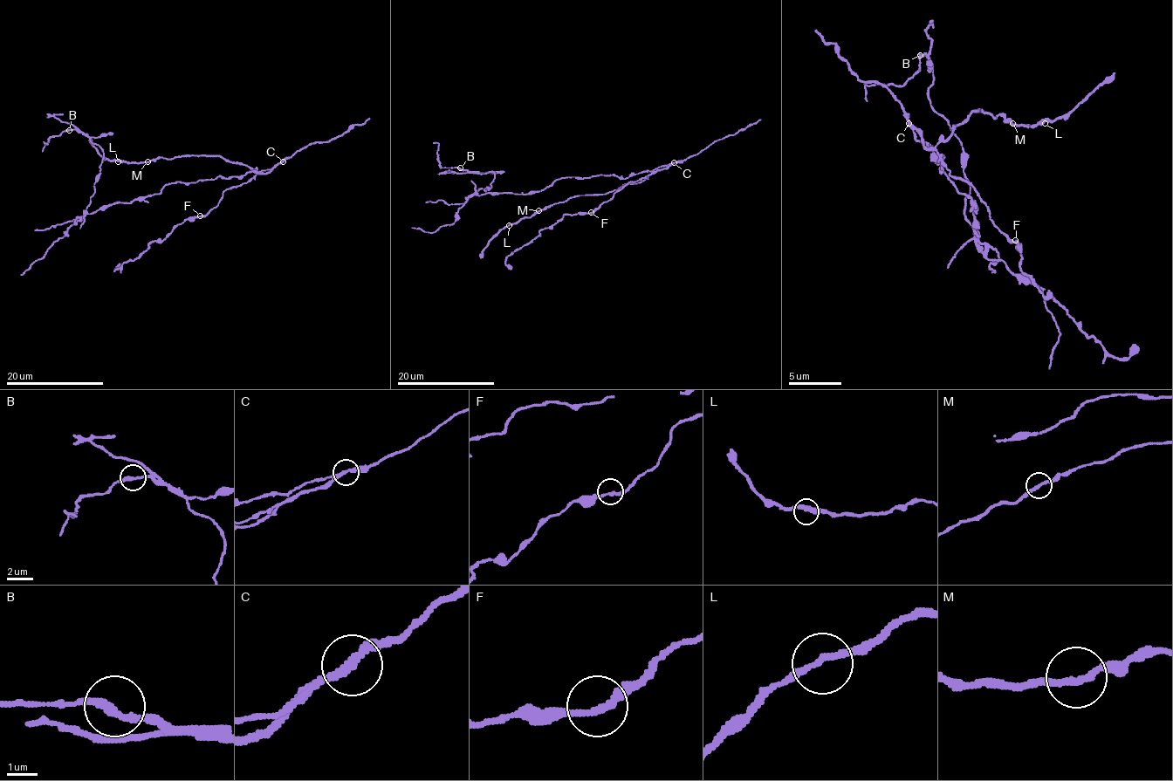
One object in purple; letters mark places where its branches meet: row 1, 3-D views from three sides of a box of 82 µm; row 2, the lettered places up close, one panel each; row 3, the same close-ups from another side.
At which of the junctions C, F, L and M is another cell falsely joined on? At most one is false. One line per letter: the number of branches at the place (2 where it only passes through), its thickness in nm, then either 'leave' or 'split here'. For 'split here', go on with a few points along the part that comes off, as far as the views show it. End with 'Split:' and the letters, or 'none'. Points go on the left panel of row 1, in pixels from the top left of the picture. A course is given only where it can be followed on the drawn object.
C: 2 branches meet; 240 nm thick; split here; foreign part runs (283, 161), (227, 179), (174, 182), (89, 214), (103, 150), (68, 130), (52, 136), (42, 152)
F: 2 branches meet; 240 nm thick; leave
L: 2 branches meet; 240 nm thick; leave
M: 2 branches meet; 240 nm thick; leave
Split: C

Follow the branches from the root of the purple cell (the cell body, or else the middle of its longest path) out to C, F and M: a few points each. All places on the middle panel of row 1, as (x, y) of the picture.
C: (582, 178), (617, 175), (625, 179), (674, 163)
F: (582, 178), (617, 175), (625, 179), (642, 172), (651, 173), (637, 181), (627, 182), (591, 212)
M: (582, 178), (625, 179), (651, 173), (639, 182), (623, 184), (605, 194), (572, 196), (538, 210)

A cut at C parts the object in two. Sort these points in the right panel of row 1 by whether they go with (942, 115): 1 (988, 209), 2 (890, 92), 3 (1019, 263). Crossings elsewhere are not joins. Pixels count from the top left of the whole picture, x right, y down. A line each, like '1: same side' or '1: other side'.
1: other side
2: other side
3: other side

